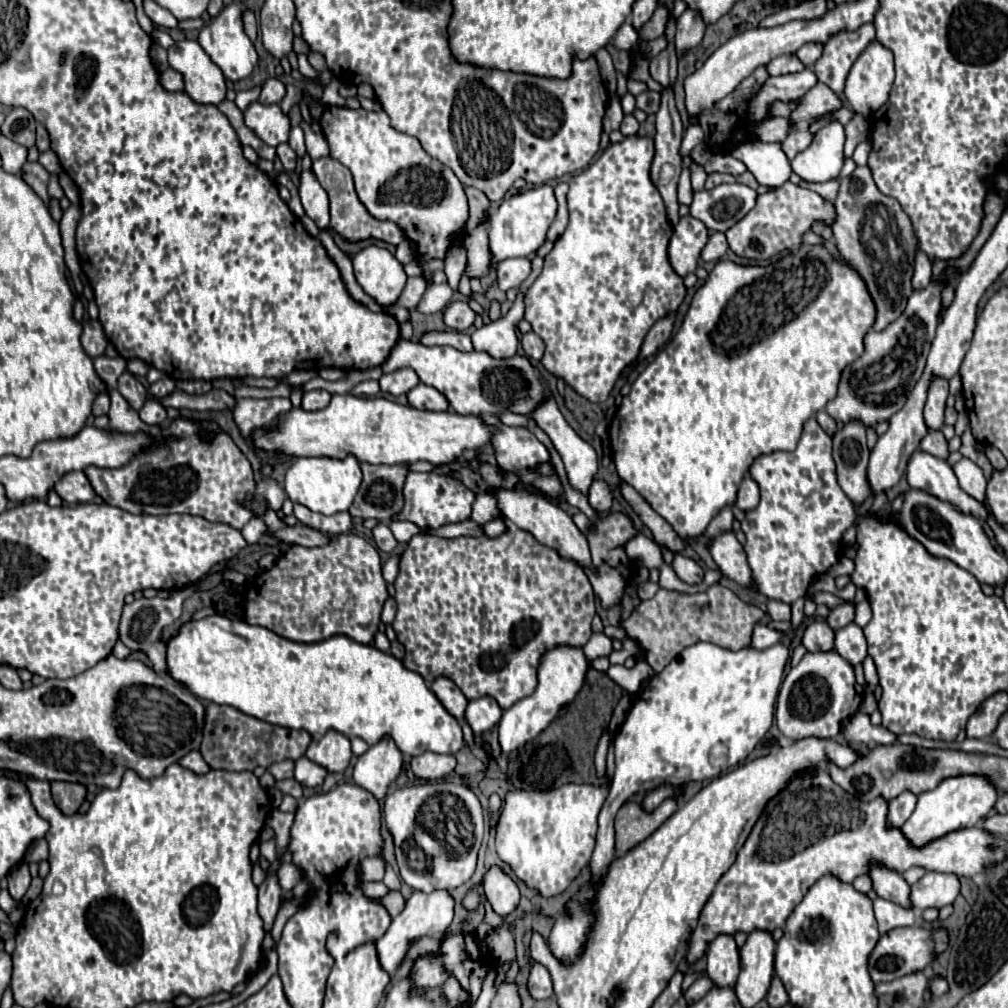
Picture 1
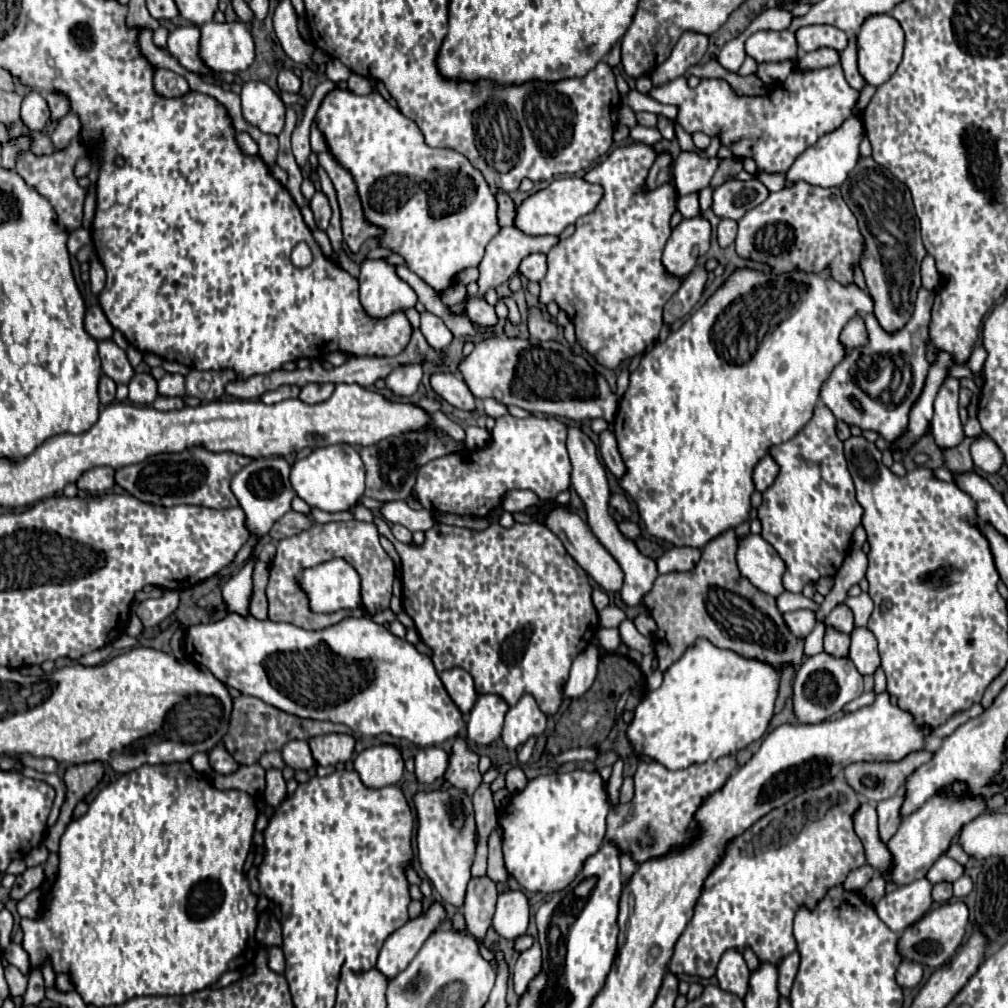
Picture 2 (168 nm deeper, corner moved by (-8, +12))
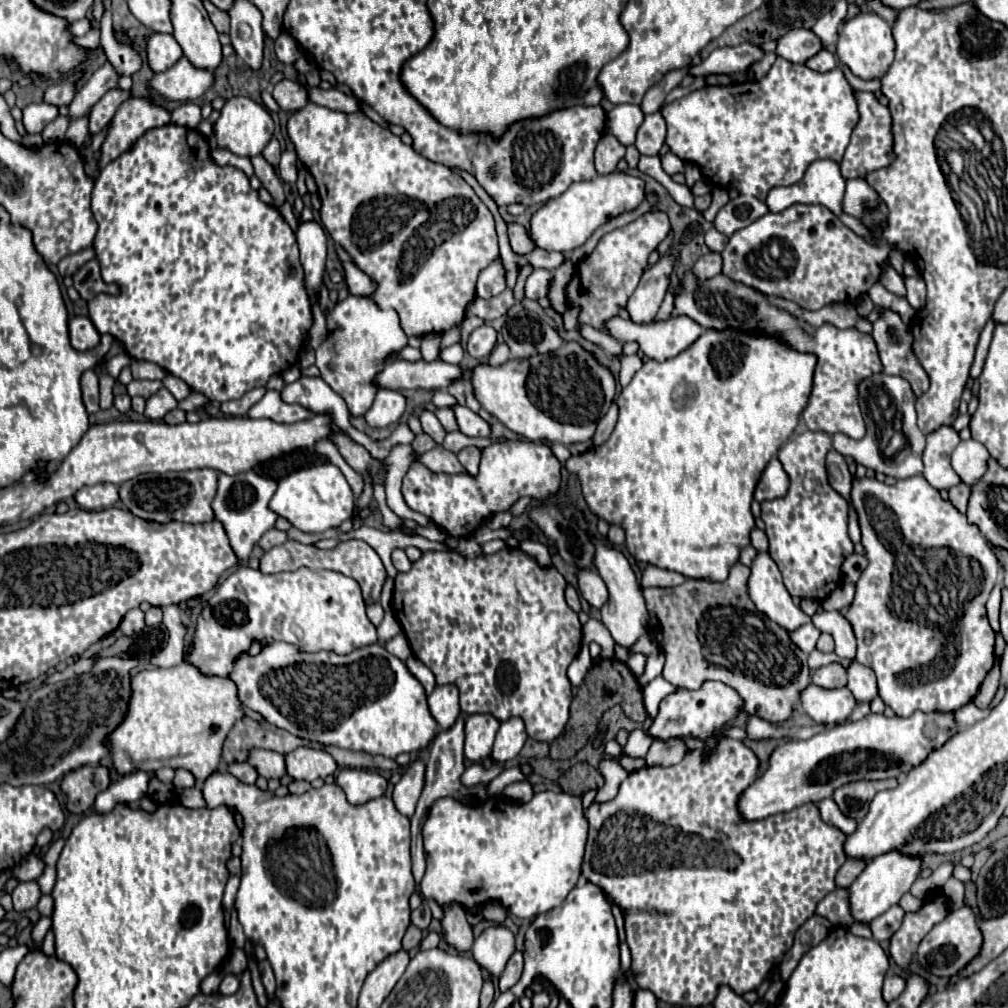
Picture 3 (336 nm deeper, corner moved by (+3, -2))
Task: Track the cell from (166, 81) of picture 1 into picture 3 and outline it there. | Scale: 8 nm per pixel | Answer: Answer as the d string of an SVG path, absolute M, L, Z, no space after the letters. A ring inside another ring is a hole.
M151 98L125 100L107 126L107 136L101 144L101 156L97 168L105 168L111 160L131 148L131 144L147 130L171 122L171 112L165 106L155 104Z

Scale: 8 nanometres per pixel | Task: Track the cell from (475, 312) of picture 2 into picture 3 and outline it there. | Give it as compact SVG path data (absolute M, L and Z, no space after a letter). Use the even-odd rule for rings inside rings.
M483 324L483 326L475 328L475 330L469 334L469 340L467 340L467 352L469 352L473 358L483 360L483 358L487 358L489 352L493 350L495 340L497 340L495 328Z

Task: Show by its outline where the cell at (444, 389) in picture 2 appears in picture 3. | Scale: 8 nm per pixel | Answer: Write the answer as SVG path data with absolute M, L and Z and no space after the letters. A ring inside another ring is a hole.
M455 404L453 412L455 412L457 426L463 434L473 436L473 438L487 438L489 436L489 424L479 414L471 412L467 406L461 406L461 404Z

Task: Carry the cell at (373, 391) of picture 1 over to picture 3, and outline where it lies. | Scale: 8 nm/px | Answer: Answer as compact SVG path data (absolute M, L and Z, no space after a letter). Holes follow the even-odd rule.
M349 294L327 316L327 328L337 330L329 334L325 342L315 350L315 366L321 370L321 378L339 392L353 416L365 414L375 398L377 388L371 384L373 376L383 368L385 358L391 352L399 352L407 344L407 336L401 328L399 314L395 310L383 310L373 298Z

